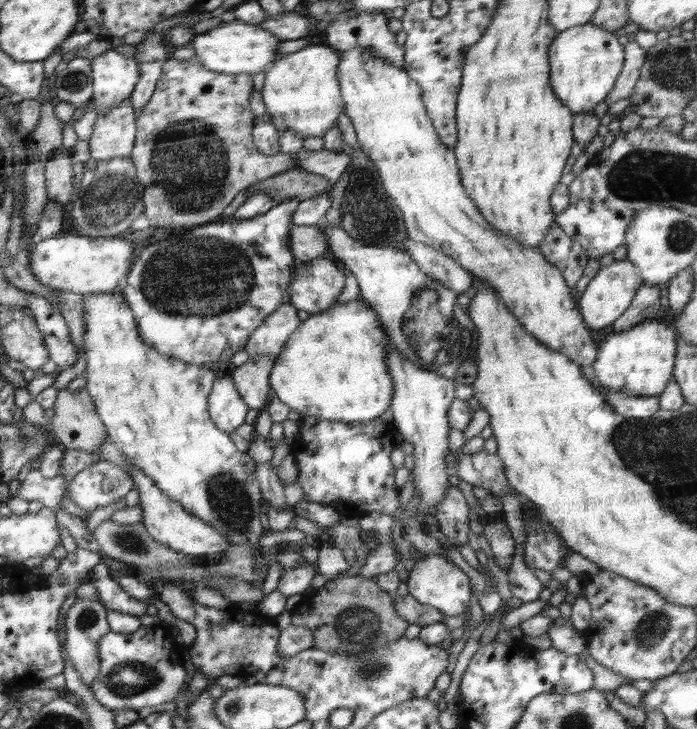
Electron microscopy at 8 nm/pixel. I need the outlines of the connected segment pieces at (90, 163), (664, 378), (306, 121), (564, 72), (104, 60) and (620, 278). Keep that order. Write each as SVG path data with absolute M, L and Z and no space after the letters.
M128 157L108 160L91 158L86 161L72 210L79 234L90 237L116 236L128 230L130 224L144 212L144 189L134 163Z
M657 320L646 321L629 330L610 334L608 338L598 340L598 356L591 364L596 379L600 385L609 392L620 392L625 396L660 396L665 390L668 381L673 378L673 368L676 358L675 330L672 326Z
M309 44L301 50L283 55L266 72L261 90L266 112L279 130L292 130L302 136L324 136L344 113L344 101L338 83L340 52L329 45Z
M590 22L559 32L550 44L550 85L556 97L574 114L591 112L614 88L625 64L625 48L618 43L617 37Z
M110 49L91 61L94 104L97 114L108 114L114 106L128 100L138 78L139 63L124 58L119 49Z
M628 259L621 262L614 261L610 266L604 266L592 278L586 291L580 296L579 311L587 327L604 328L611 326L622 314L626 308L630 307L636 292L643 286L644 280L637 267Z

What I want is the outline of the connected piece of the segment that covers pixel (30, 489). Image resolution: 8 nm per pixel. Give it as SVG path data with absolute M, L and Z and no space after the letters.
M37 466L28 472L26 479L18 486L16 496L24 500L39 500L52 510L58 509L64 494L64 475L59 473L52 478L42 476L41 469Z

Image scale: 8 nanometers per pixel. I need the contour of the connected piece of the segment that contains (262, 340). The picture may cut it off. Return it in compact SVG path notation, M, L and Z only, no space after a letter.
M291 304L280 306L279 310L272 312L270 317L260 326L244 346L249 356L268 356L276 360L282 352L288 338L300 326L300 316L297 309Z

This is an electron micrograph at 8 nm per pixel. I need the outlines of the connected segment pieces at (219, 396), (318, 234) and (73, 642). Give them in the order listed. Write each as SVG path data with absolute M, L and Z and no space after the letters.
M223 377L214 381L207 403L210 420L218 430L231 433L244 424L249 407L238 393L232 377Z
M319 224L292 226L290 230L290 251L294 259L303 264L316 258L332 258L328 252L326 235L320 231Z
M97 598L79 599L65 614L66 627L62 635L64 638L63 657L68 658L68 662L72 662L72 666L80 674L82 684L88 686L88 689L94 684L98 670L100 670L98 640L111 631L106 618L106 610L107 608Z

